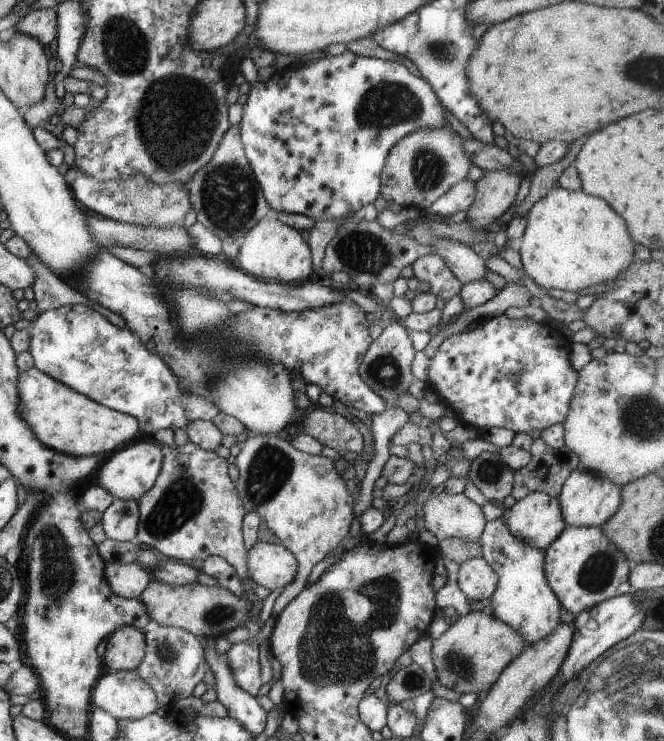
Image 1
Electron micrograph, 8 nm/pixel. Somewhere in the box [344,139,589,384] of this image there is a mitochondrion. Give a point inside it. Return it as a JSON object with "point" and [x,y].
{"point":[428,167]}

